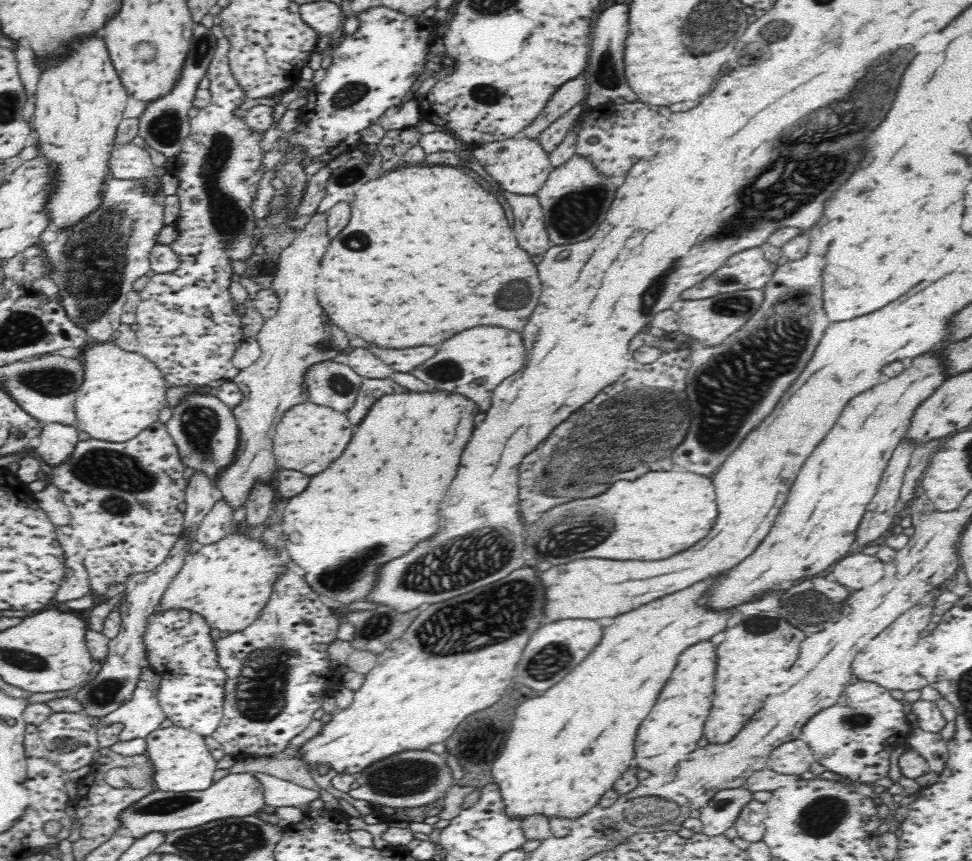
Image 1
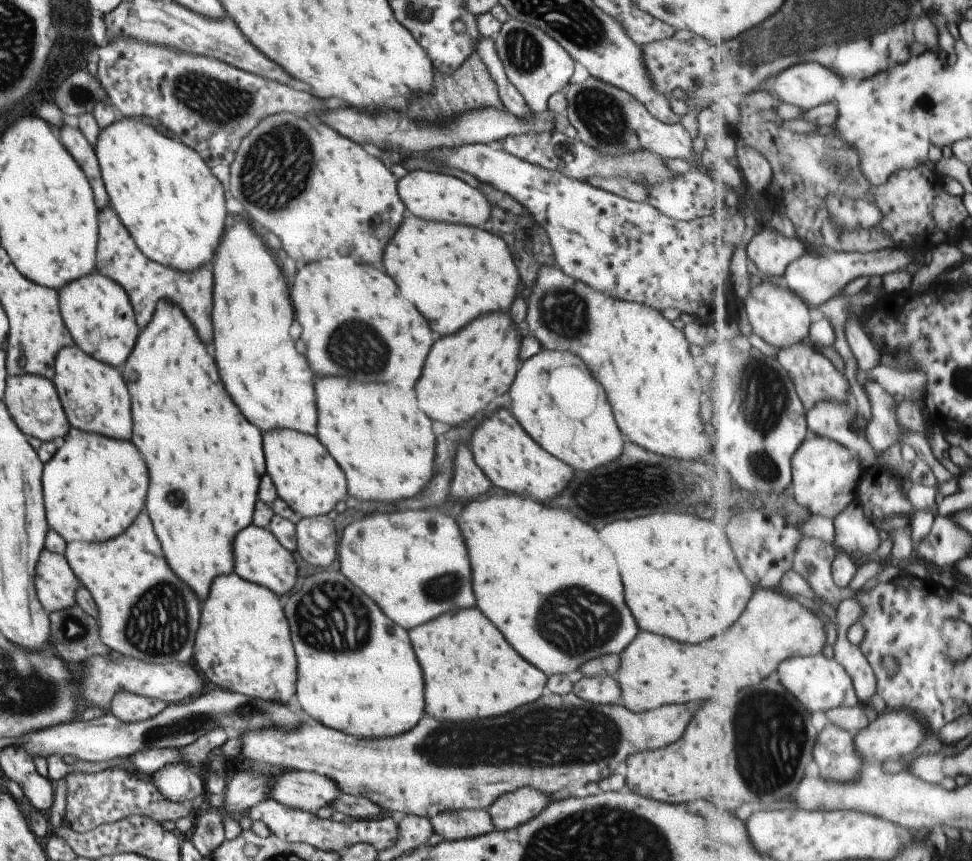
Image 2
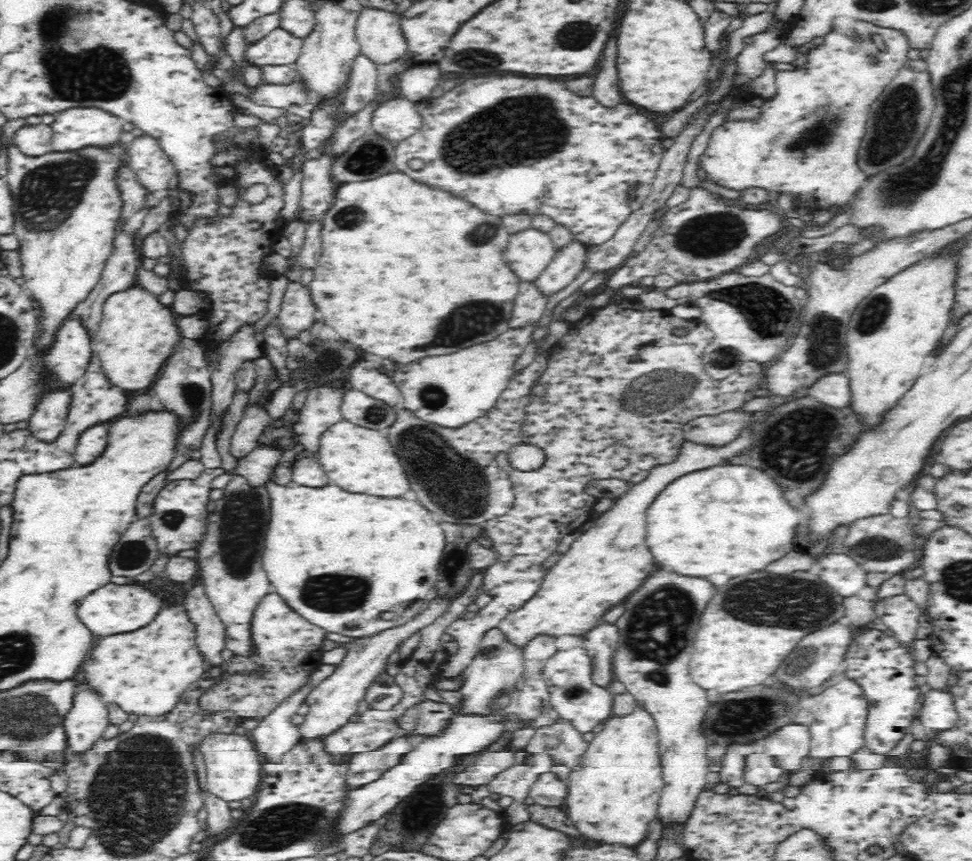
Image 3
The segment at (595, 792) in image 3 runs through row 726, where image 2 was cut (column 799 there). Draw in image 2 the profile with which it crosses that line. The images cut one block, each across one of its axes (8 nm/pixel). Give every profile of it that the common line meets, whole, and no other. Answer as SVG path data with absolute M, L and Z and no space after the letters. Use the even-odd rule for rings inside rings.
M759 587L759 592L755 592L755 600L747 604L747 612L743 612L739 624L735 624L735 628L731 628L727 636L717 634L703 644L689 646L649 632L638 632L619 654L611 653L592 658L582 664L577 671L583 672L583 675L597 675L600 678L614 677L619 683L621 706L628 708L632 713L639 713L653 710L661 704L681 704L717 696L733 698L739 694L739 690L751 688L759 684L763 678L776 676L780 664L787 659L818 655L823 652L825 642L827 642L827 632L821 614L816 615L813 610L805 608L801 602L793 600L791 596L786 596L778 589Z

